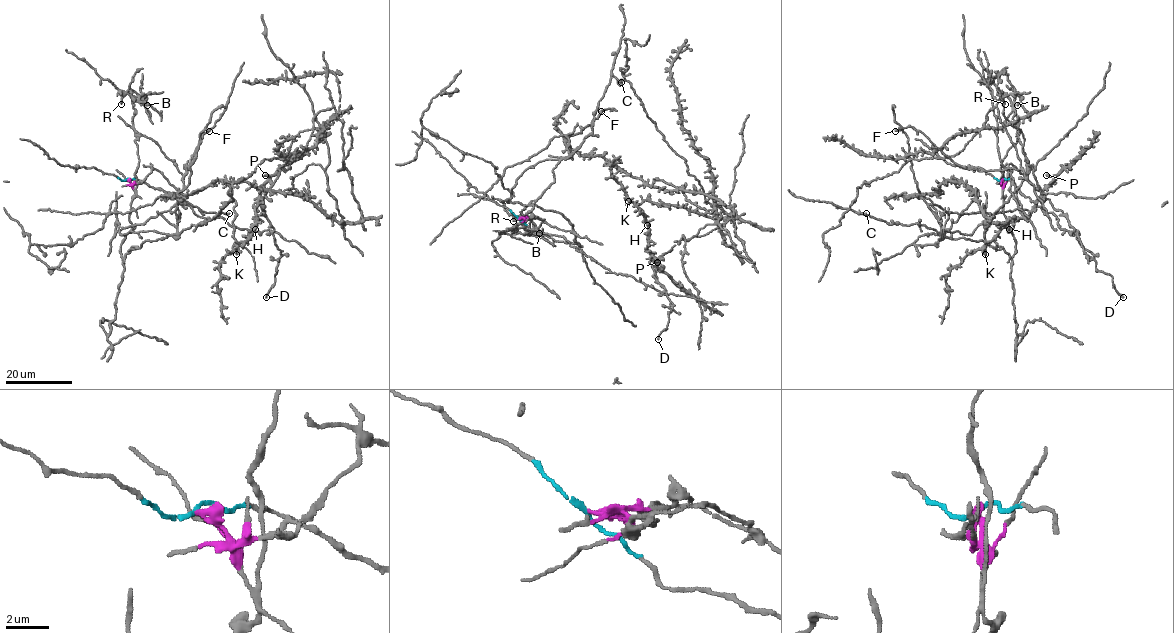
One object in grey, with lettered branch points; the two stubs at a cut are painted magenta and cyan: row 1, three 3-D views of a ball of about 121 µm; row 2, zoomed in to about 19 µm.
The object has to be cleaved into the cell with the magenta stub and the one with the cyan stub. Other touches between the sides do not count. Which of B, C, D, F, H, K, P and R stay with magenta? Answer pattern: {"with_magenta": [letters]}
{"with_magenta": ["B", "C", "F", "R"]}

